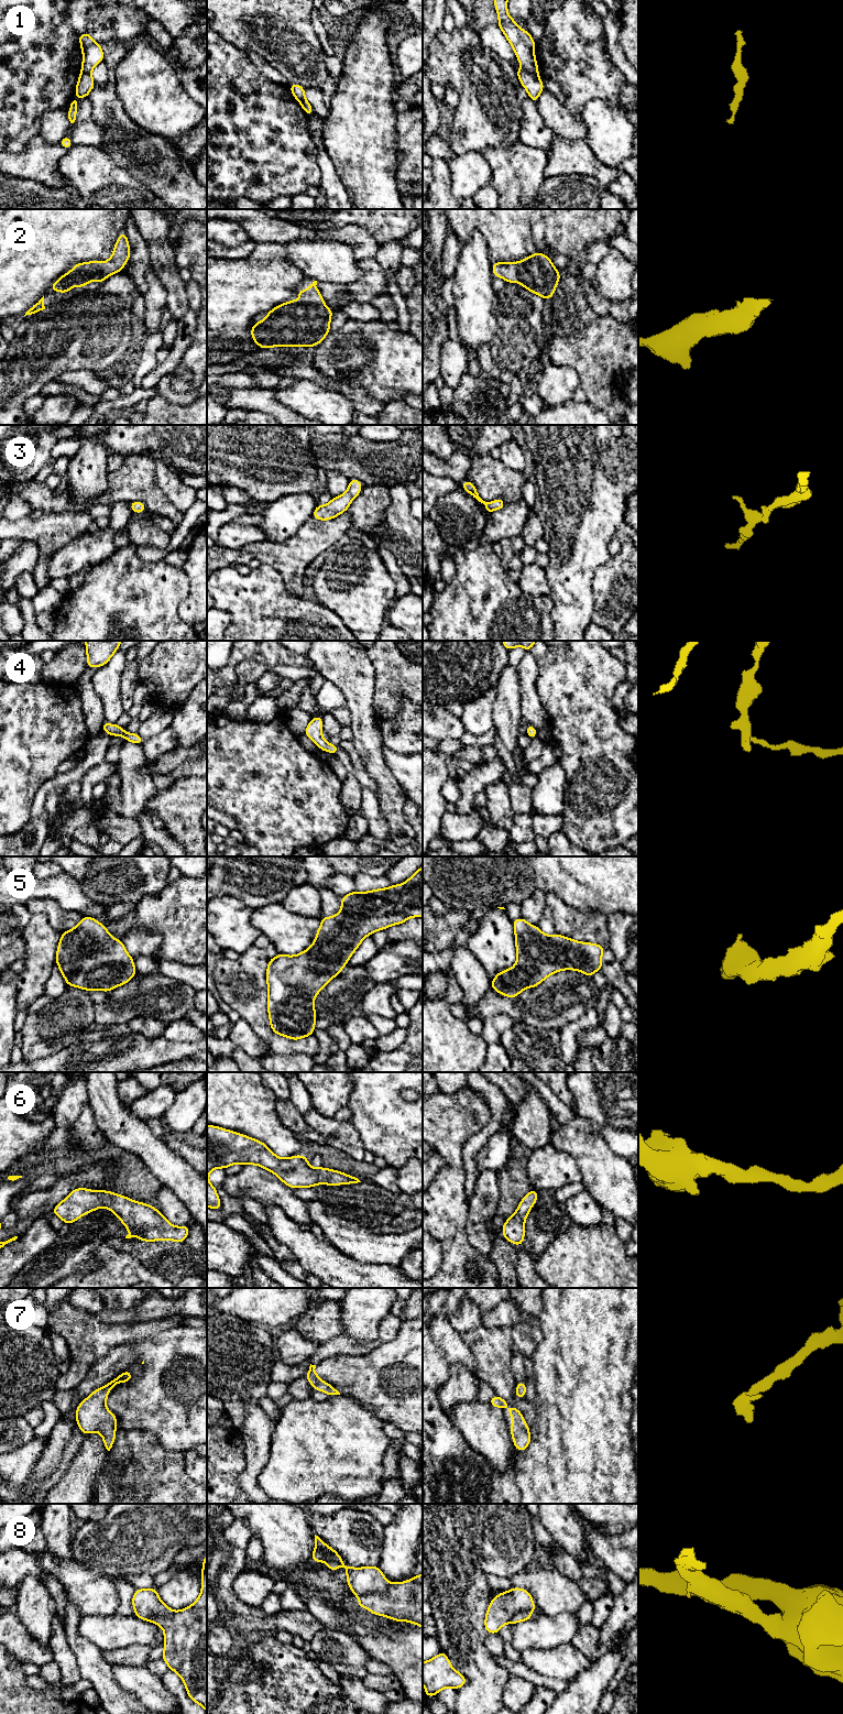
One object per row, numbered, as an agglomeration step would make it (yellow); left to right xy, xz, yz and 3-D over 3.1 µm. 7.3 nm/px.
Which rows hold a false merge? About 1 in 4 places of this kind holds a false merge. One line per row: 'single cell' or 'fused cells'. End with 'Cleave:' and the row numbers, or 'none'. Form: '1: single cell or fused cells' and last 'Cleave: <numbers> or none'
1: fused cells
2: single cell
3: single cell
4: single cell
5: single cell
6: single cell
7: single cell
8: fused cells
Cleave: 1, 8

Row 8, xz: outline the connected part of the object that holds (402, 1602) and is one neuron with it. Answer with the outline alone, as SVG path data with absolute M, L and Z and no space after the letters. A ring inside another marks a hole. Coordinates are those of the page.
M423 1573L406 1582L392 1583L384 1593L369 1593L359 1598L359 1608L366 1607L373 1615L396 1622L409 1622L423 1628Z

